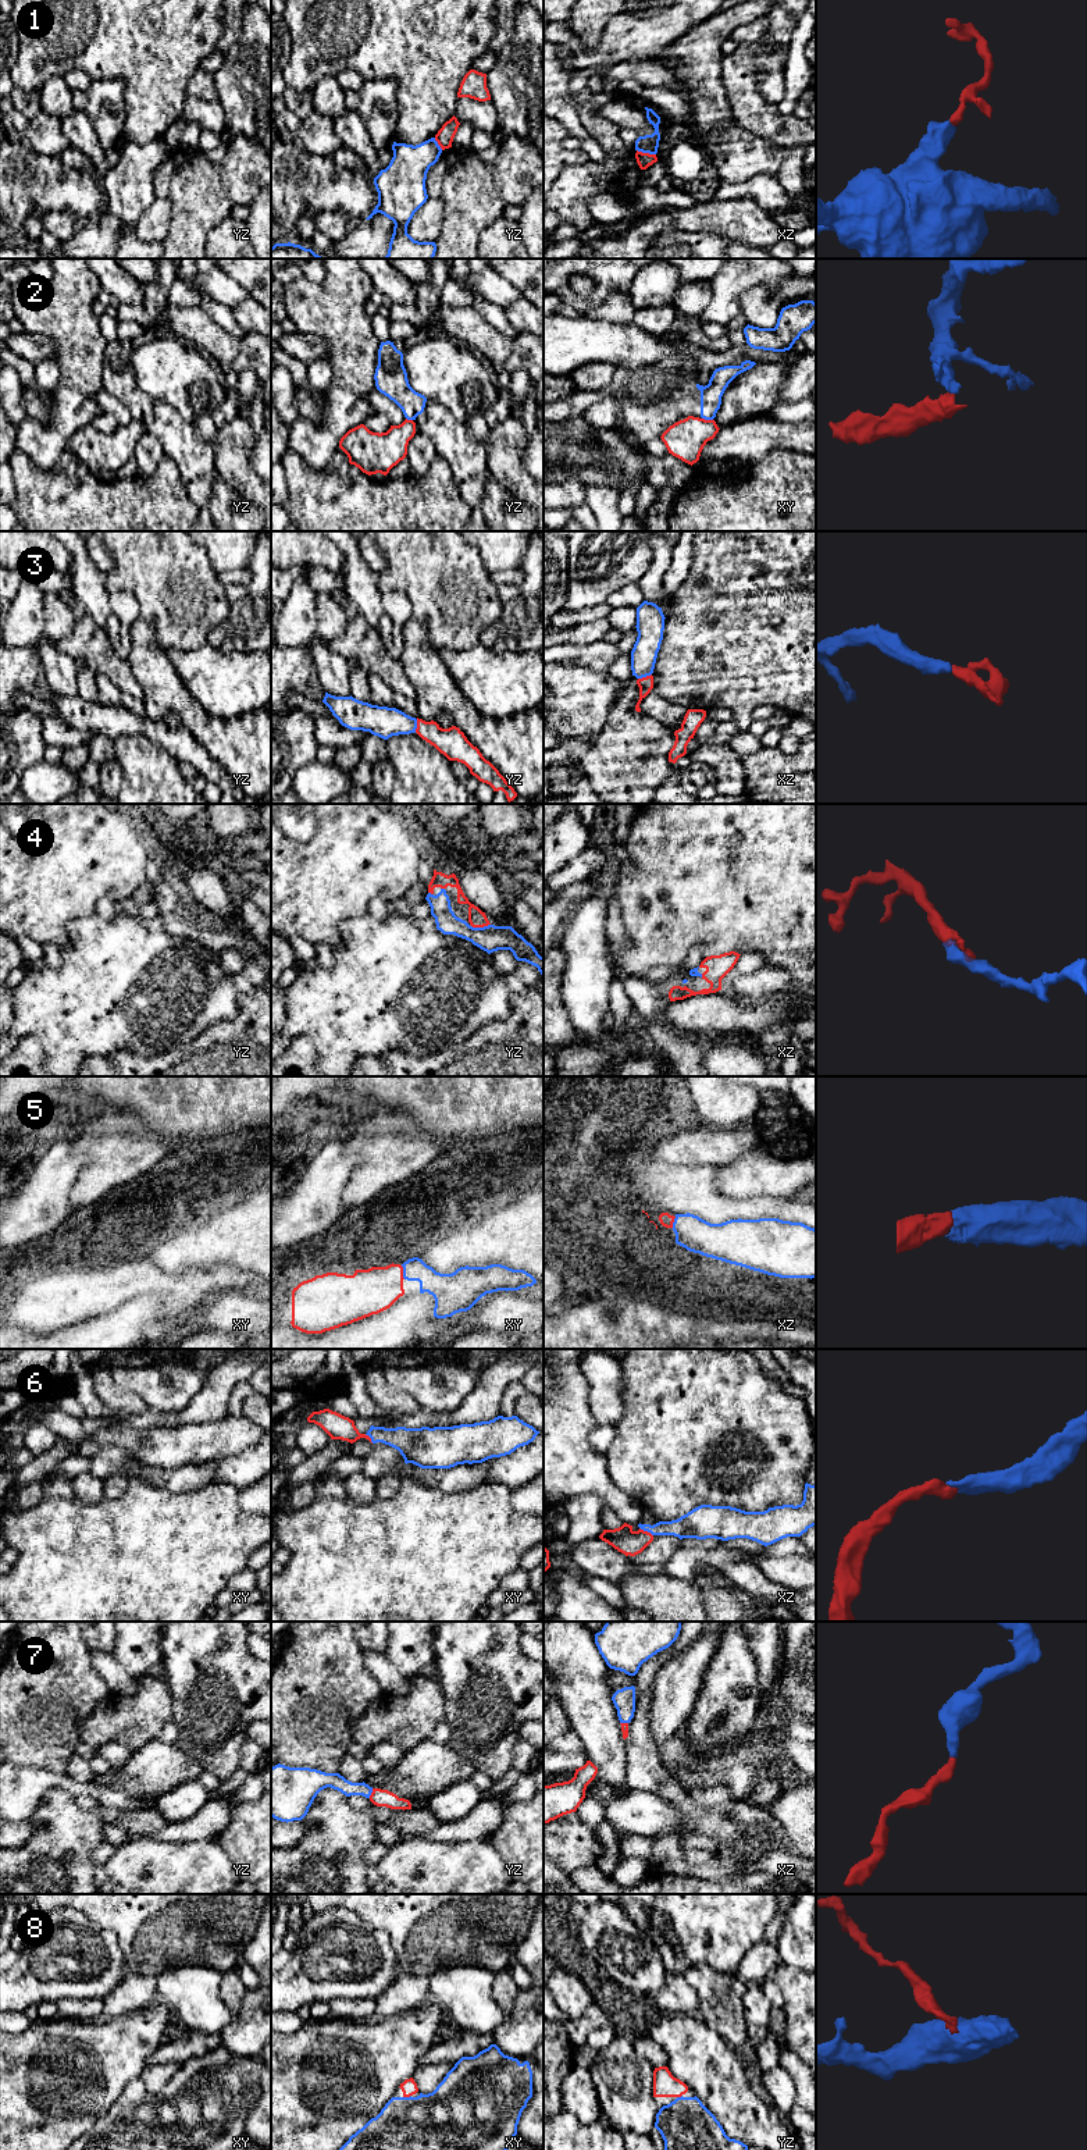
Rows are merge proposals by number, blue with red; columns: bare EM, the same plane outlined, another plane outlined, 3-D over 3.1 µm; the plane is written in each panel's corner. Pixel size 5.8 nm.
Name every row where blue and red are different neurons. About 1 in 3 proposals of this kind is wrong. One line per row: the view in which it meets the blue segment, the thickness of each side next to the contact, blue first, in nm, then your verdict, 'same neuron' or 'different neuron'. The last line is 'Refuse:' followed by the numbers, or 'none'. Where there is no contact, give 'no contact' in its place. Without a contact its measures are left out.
1: contact in xz; calibres 110 and 90 nm; different neuron
2: contact in xy; calibres 130 and 220 nm; different neuron
3: contact in yz; calibres 180 and 170 nm; same neuron
4: contact in yz; calibres 150 and 100 nm; same neuron
5: contact in xy; calibres 160 and 260 nm; same neuron
6: contact in xz; calibres 140 and 150 nm; same neuron
7: contact in yz; calibres 90 and 100 nm; same neuron
8: contact in xy; calibres 340 and 90 nm; same neuron
Refuse: 1, 2

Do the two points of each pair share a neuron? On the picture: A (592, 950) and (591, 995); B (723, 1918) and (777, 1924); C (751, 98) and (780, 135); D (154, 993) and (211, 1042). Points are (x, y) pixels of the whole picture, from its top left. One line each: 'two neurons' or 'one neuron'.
A: one neuron
B: two neurons
C: one neuron
D: two neurons

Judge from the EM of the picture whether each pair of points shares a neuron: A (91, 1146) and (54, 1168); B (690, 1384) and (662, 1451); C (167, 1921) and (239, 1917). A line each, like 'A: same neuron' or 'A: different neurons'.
A: different neurons
B: same neuron
C: same neuron

